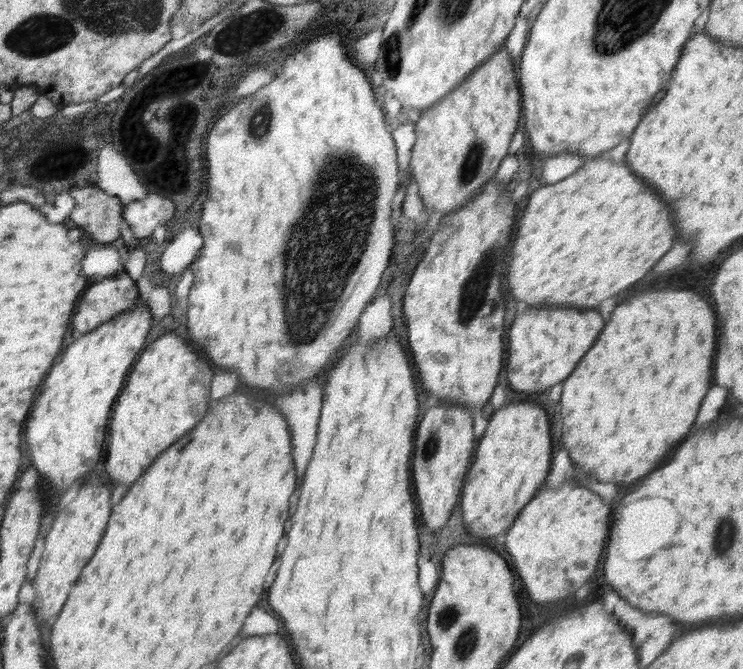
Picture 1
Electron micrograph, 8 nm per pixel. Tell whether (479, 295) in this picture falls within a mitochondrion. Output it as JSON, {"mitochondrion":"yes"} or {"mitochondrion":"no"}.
{"mitochondrion":"yes"}

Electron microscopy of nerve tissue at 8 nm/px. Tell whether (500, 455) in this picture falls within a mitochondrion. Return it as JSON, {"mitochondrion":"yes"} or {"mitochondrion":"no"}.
{"mitochondrion":"no"}

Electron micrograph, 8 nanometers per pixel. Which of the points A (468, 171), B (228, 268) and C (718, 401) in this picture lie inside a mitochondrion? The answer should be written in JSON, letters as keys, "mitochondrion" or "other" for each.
{"A":"mitochondrion","B":"other","C":"other"}

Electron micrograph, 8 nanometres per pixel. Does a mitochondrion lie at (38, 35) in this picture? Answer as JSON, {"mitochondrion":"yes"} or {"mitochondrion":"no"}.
{"mitochondrion":"yes"}

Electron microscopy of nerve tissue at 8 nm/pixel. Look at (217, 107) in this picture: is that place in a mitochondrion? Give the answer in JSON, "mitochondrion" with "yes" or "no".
{"mitochondrion":"no"}

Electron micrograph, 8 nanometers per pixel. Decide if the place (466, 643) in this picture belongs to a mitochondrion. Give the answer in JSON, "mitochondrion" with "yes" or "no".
{"mitochondrion":"yes"}

